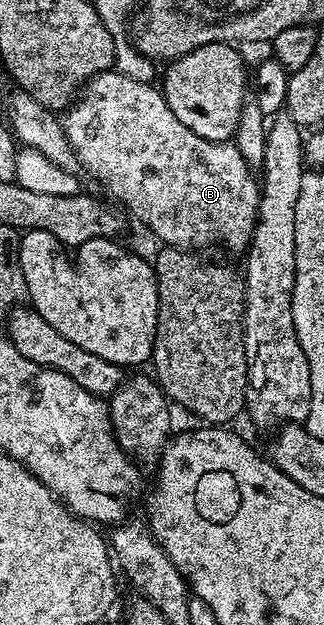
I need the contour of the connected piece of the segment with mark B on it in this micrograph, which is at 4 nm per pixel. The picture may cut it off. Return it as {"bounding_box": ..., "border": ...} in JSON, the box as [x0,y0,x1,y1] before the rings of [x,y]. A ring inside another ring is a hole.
{"bounding_box":[60,70,261,254],"border":[[[116,70],[100,72],[98,76],[94,76],[88,84],[84,85],[79,98],[74,99],[64,109],[60,122],[67,142],[71,142],[71,146],[75,150],[80,167],[86,168],[118,200],[116,203],[122,209],[125,207],[139,223],[146,224],[162,240],[160,242],[162,245],[182,250],[205,250],[201,248],[207,247],[208,244],[222,244],[223,247],[230,248],[231,251],[238,252],[238,254],[244,253],[248,249],[261,201],[261,186],[254,169],[243,158],[236,143],[223,140],[211,142],[207,138],[199,138],[199,134],[195,134],[195,130],[187,130],[187,126],[183,126],[183,122],[179,122],[179,118],[175,118],[175,114],[171,114],[171,106],[167,106],[165,93],[161,91],[160,87],[154,86],[152,83],[135,82],[135,78],[127,78]]]}

